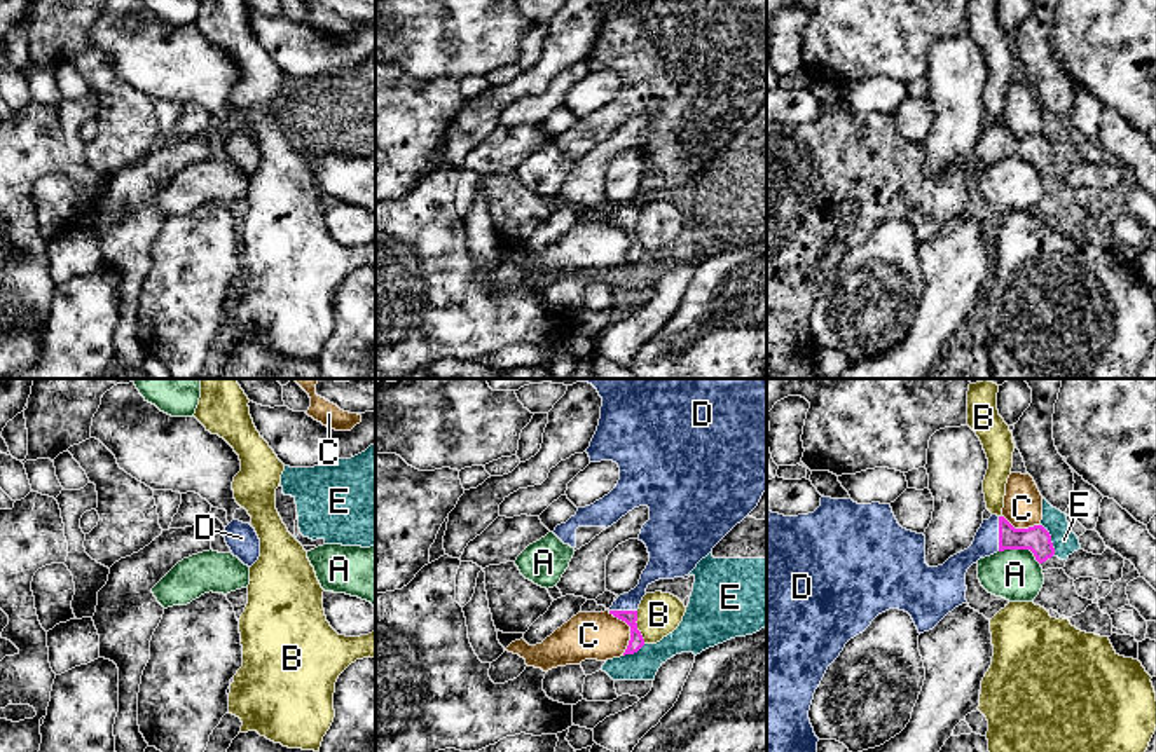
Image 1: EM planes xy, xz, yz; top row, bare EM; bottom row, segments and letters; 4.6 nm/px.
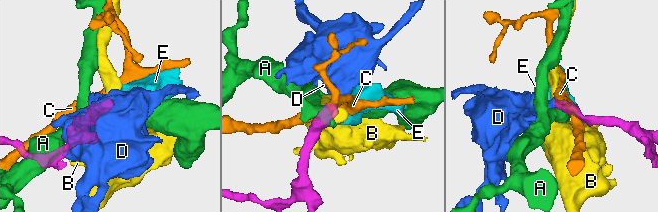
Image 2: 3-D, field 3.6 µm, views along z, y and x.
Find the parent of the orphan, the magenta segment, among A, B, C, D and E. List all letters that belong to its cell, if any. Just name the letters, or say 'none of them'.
D

